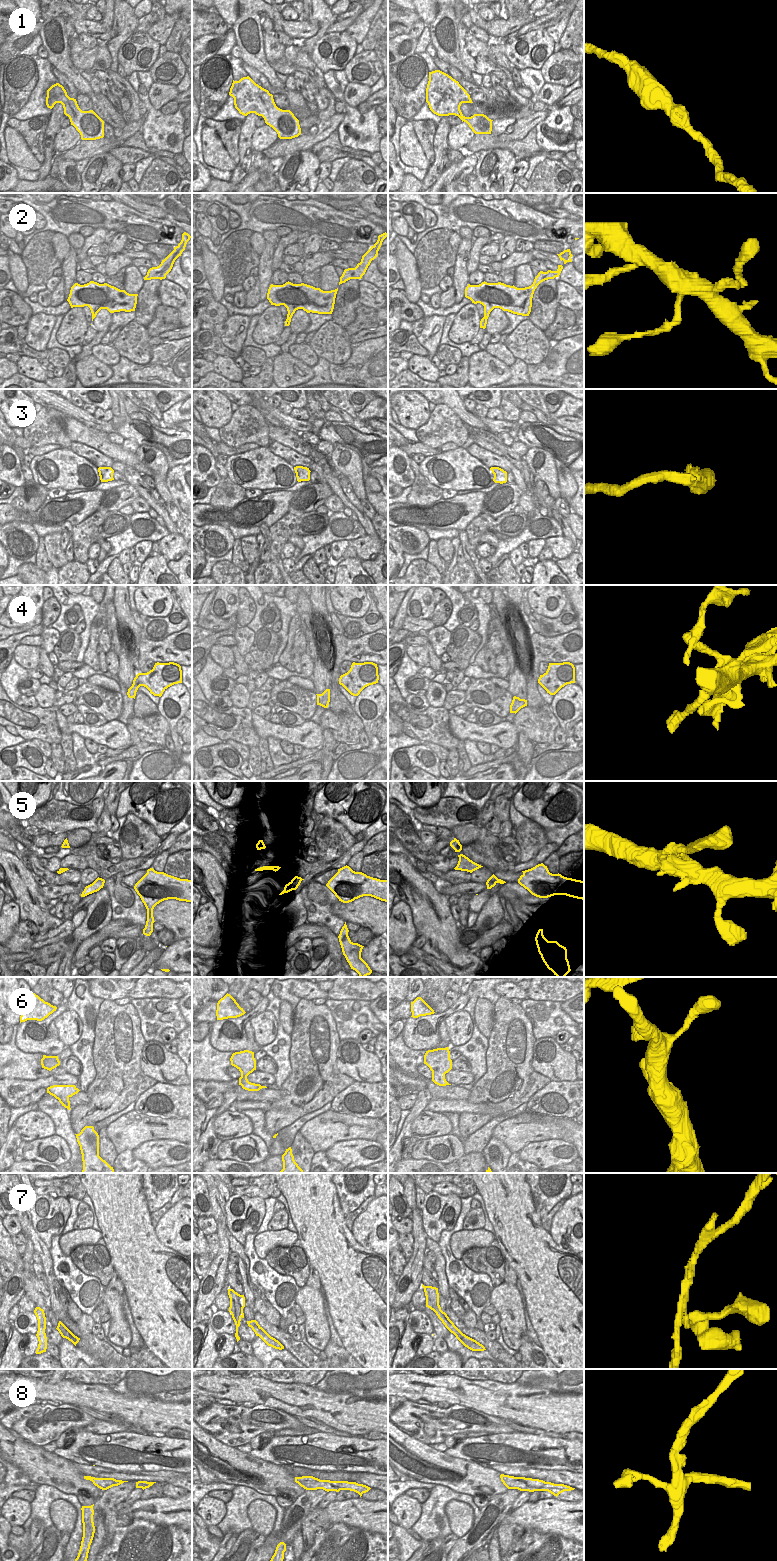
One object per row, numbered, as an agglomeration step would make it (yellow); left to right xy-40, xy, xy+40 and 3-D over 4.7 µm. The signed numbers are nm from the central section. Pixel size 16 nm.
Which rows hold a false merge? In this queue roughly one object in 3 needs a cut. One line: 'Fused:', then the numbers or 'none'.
Fused: 3, 7, 8.

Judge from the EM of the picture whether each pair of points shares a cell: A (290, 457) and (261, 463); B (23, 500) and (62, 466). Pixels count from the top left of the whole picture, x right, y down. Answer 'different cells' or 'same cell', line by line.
A: different cells
B: same cell

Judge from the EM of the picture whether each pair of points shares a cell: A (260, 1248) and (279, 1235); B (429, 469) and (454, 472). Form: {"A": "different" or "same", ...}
{"A": "same", "B": "same"}

